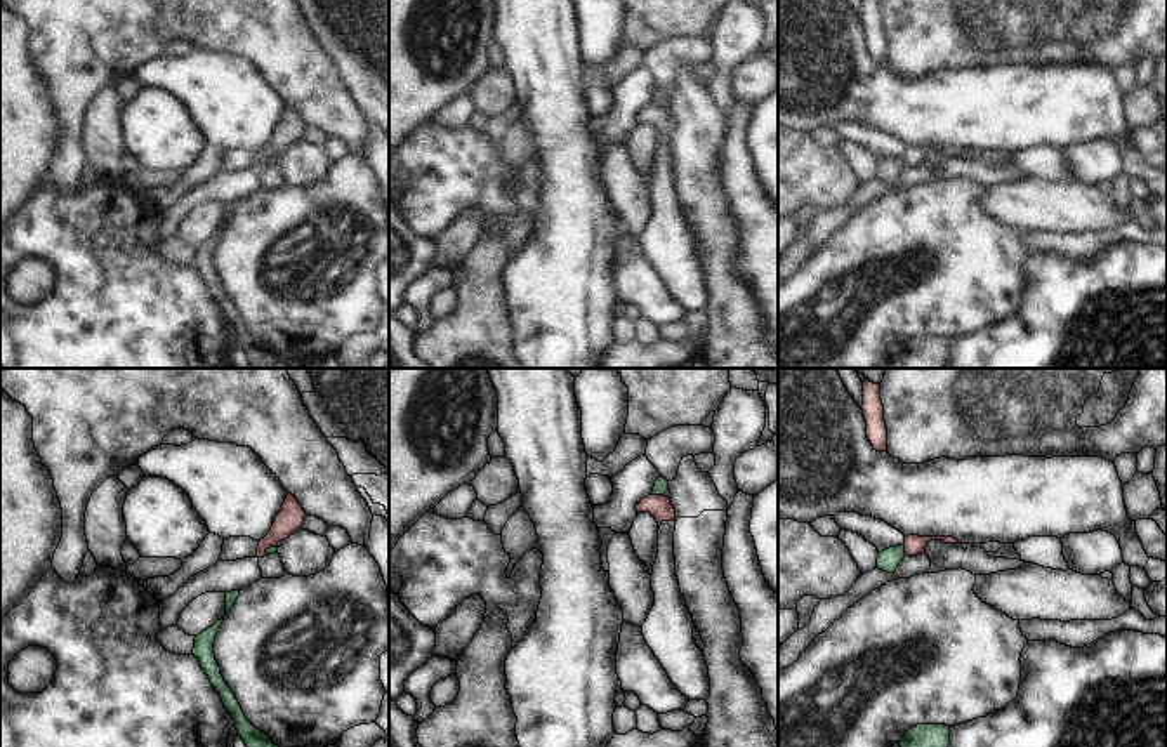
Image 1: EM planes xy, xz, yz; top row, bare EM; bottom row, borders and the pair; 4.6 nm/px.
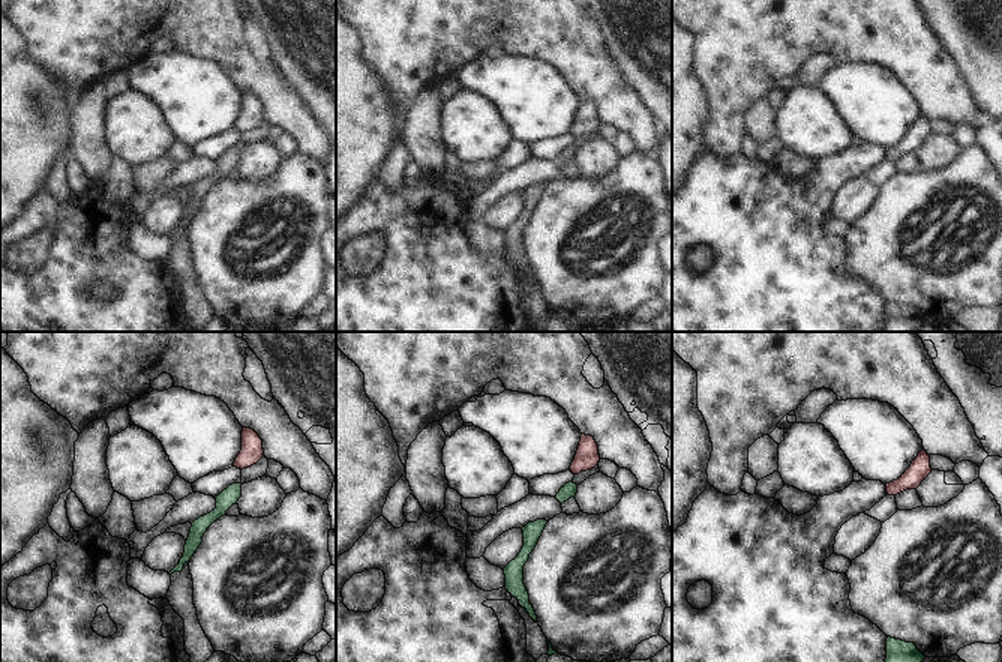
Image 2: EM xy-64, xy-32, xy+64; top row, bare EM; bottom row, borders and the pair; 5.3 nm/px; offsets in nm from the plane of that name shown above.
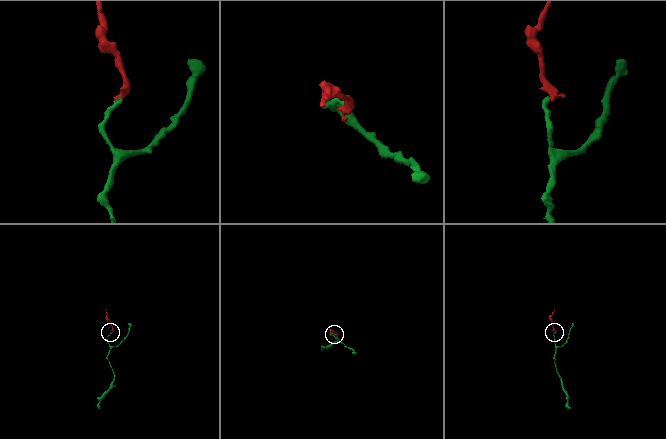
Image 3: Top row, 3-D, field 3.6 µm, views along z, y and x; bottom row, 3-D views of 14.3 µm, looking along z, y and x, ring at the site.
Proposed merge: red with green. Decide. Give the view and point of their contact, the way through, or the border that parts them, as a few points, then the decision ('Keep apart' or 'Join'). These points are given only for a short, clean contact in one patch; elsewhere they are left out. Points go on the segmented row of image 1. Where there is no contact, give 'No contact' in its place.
Touches red at xz (657, 495). Boundary: xz (652, 494), (662, 495). Keep apart

